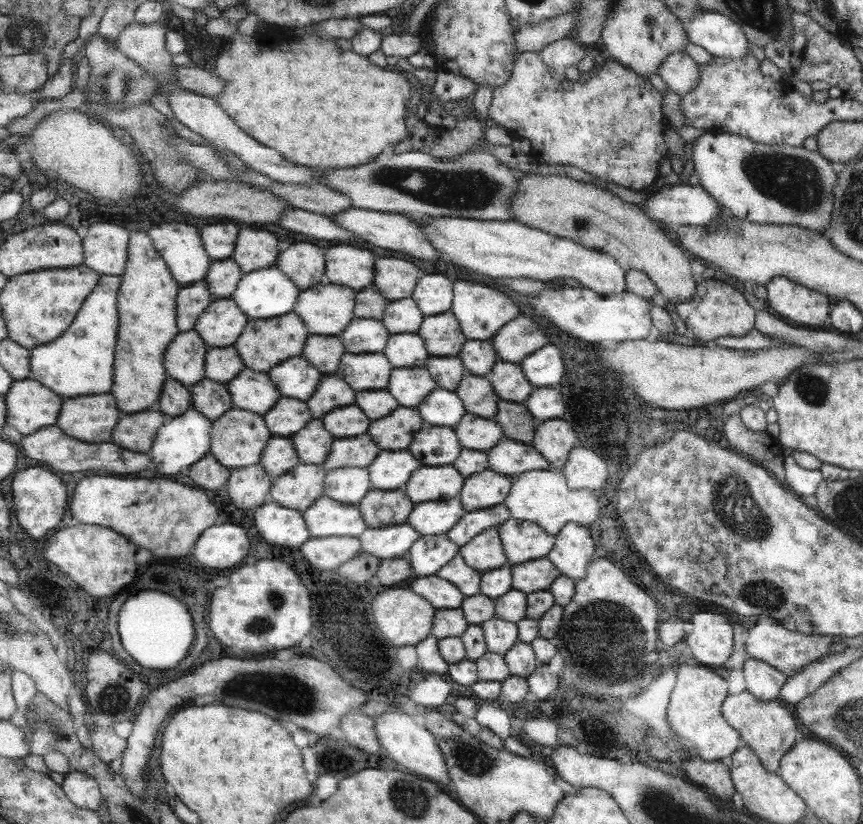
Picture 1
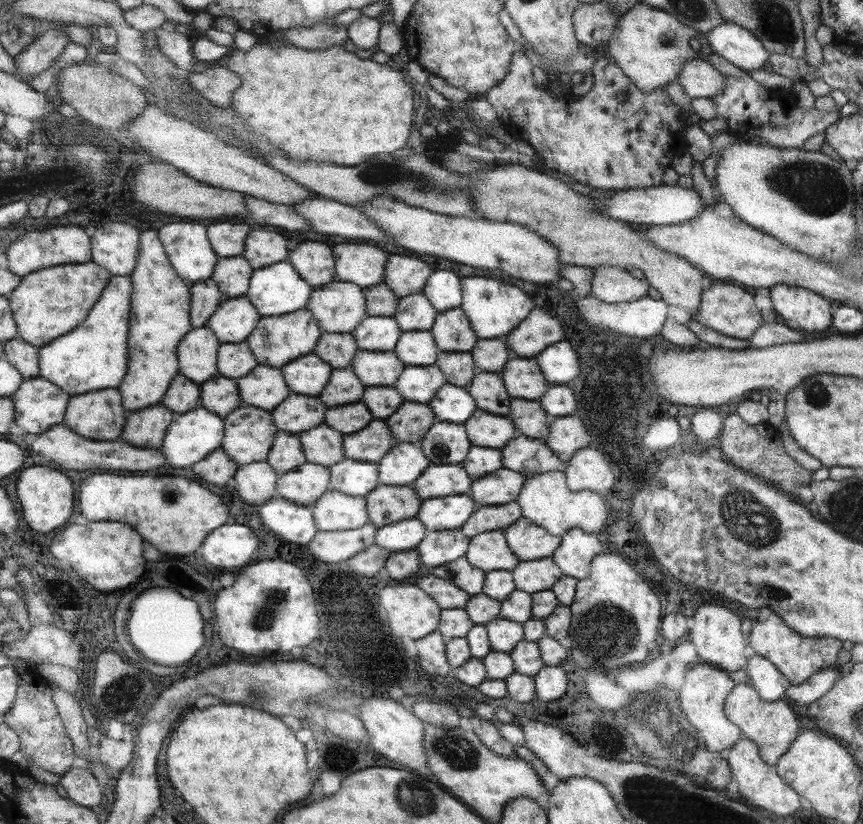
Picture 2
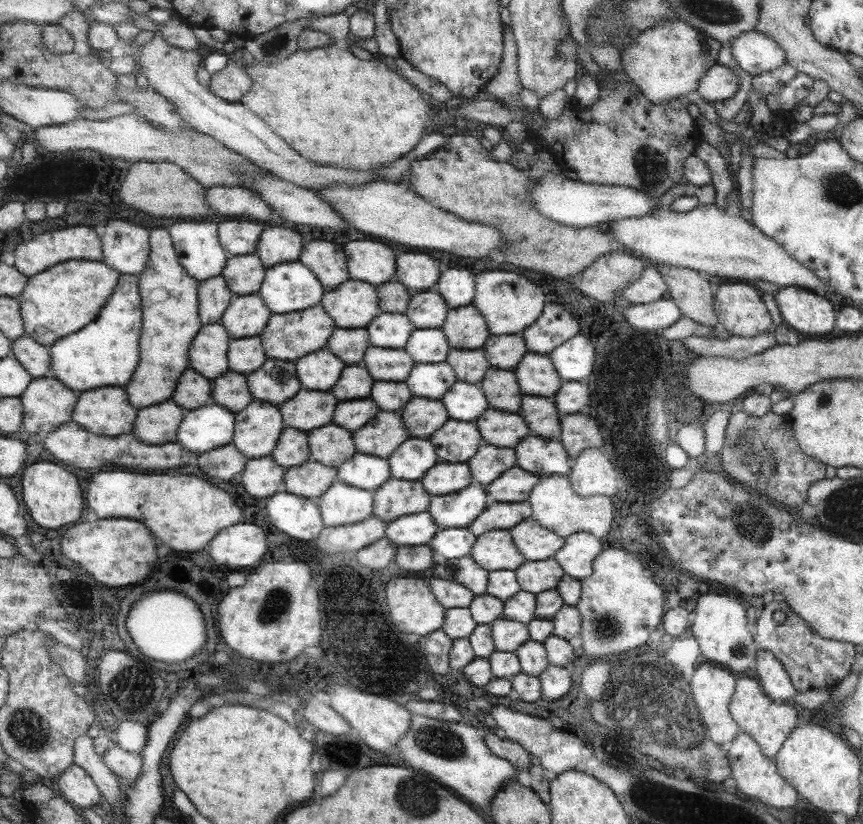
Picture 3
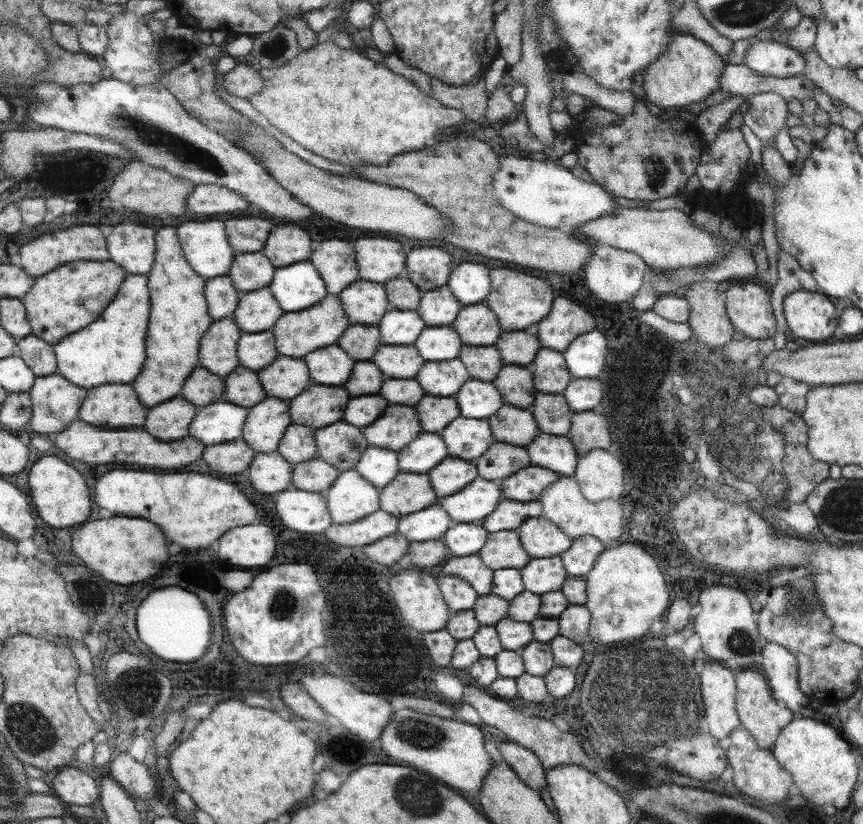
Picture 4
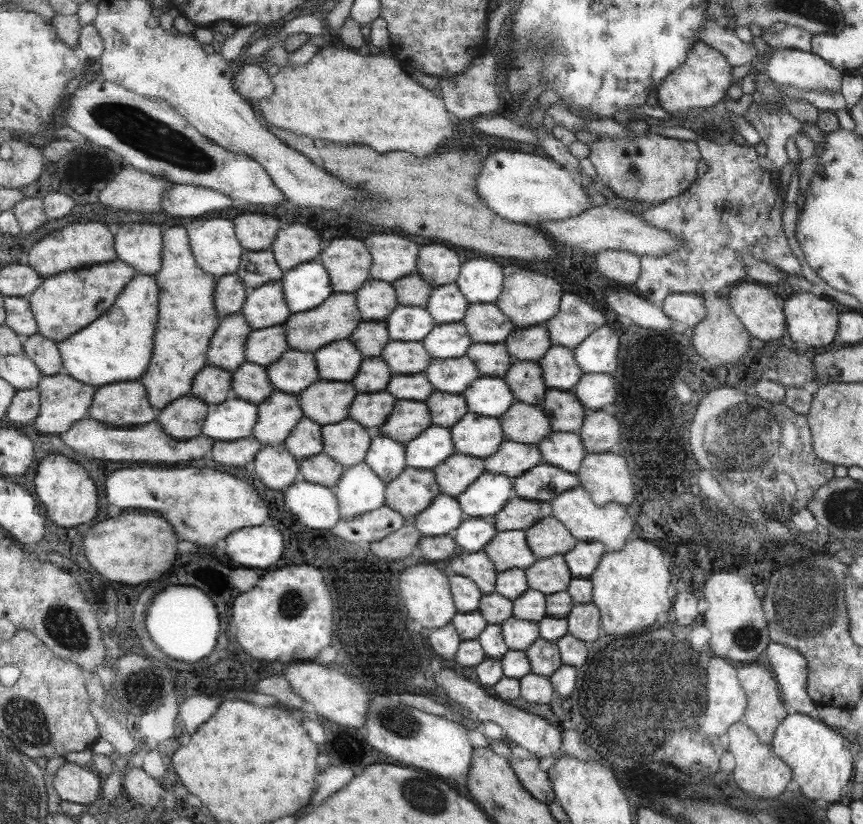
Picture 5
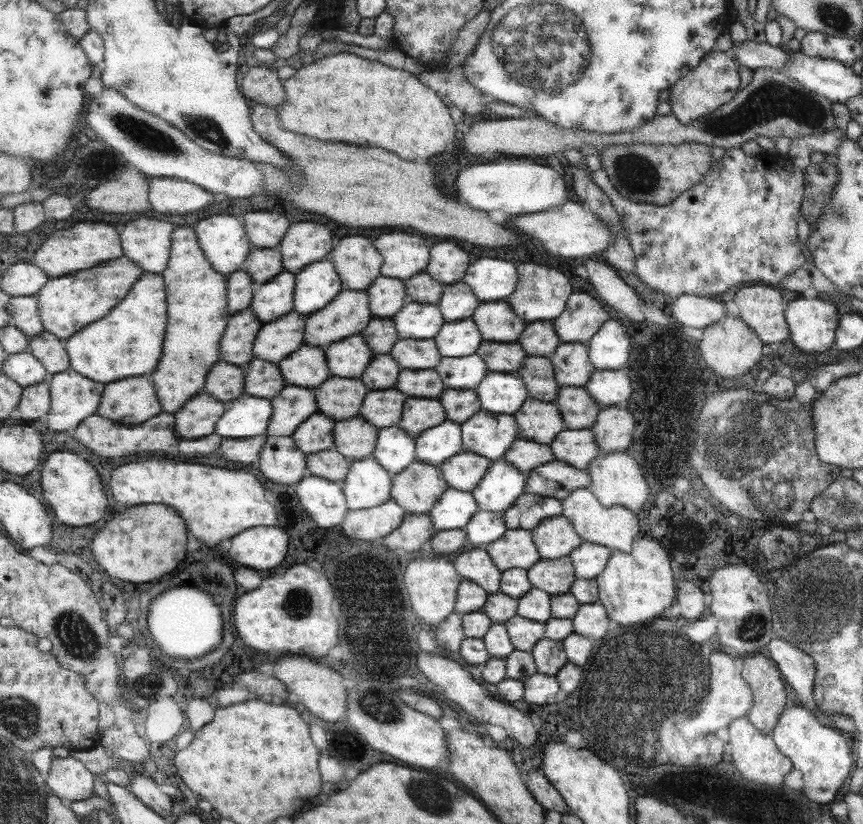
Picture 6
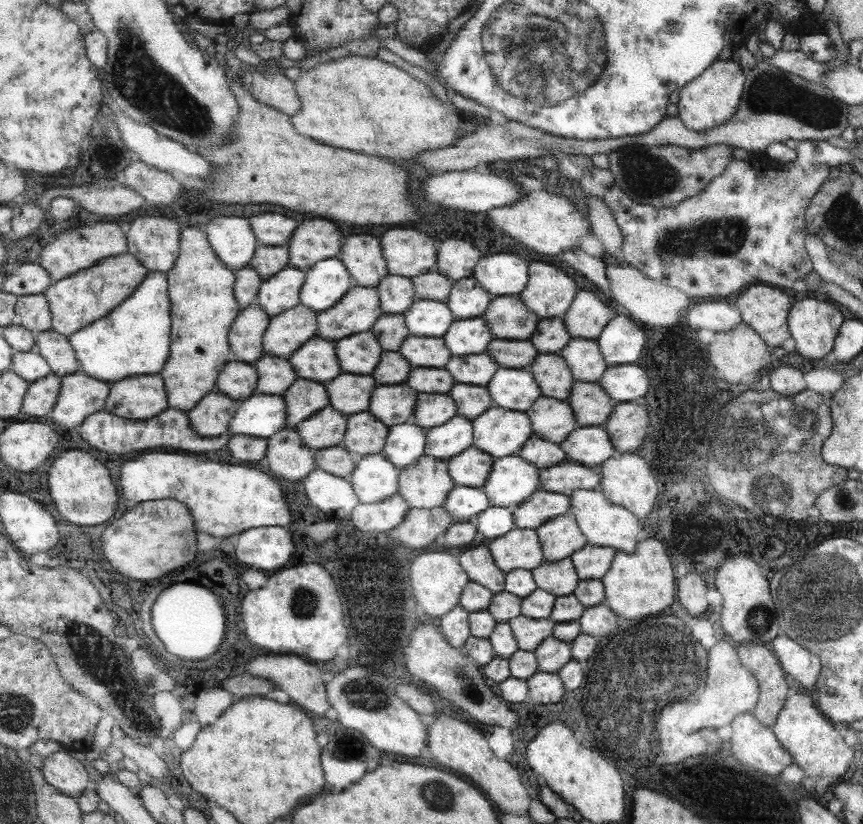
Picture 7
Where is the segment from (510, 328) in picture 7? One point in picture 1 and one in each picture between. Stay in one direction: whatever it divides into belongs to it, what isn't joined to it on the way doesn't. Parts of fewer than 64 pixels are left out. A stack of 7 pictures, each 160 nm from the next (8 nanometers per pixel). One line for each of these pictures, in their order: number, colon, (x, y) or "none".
1: (442, 334)
2: (452, 332)
3: (465, 327)
4: (477, 325)
5: (486, 323)
6: (497, 322)

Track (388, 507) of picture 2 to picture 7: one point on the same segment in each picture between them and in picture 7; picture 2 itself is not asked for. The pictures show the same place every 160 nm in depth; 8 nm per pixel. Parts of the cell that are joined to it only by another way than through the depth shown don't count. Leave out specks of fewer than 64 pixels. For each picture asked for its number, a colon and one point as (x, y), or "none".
3: (396, 498)
4: (407, 493)
5: (412, 492)
6: (416, 489)
7: (426, 484)

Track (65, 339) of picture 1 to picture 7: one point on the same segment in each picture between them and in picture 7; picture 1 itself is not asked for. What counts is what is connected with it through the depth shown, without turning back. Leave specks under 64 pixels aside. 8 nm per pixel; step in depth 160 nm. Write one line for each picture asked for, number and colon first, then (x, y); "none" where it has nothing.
2: (95, 356)
3: (106, 352)
4: (113, 350)
5: (118, 346)
6: (128, 342)
7: (135, 339)

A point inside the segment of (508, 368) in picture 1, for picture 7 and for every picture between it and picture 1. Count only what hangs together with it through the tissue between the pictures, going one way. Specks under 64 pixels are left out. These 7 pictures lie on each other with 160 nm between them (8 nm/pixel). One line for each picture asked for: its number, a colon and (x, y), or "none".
2: (523, 378)
3: (536, 374)
4: (551, 375)
5: (560, 370)
6: (572, 366)
7: (583, 356)

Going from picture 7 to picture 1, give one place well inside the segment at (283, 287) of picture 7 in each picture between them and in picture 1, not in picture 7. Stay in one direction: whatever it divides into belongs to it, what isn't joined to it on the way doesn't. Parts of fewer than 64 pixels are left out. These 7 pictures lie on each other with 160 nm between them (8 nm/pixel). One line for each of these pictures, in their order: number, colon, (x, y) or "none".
1: (222, 324)
2: (237, 319)
3: (248, 315)
4: (259, 310)
5: (266, 306)
6: (273, 300)

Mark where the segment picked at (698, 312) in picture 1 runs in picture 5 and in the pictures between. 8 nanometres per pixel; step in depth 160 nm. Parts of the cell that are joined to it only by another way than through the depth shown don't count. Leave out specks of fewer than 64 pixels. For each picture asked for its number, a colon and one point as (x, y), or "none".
2: (725, 308)
3: (740, 312)
4: (747, 305)
5: (756, 307)

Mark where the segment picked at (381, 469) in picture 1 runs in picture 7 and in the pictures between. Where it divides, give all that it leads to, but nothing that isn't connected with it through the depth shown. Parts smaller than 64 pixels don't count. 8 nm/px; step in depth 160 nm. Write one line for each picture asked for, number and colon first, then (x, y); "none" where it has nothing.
2: (405, 462)
3: (413, 458)
4: (425, 452)
5: (430, 448)
6: (435, 445)
7: (444, 441)

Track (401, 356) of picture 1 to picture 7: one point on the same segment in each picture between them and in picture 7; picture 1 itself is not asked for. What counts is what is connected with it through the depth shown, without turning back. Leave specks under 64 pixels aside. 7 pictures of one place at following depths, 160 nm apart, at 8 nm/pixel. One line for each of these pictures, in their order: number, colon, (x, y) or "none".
2: (415, 347)
3: (425, 345)
4: (437, 343)
5: (452, 340)
6: (461, 338)
7: (466, 336)

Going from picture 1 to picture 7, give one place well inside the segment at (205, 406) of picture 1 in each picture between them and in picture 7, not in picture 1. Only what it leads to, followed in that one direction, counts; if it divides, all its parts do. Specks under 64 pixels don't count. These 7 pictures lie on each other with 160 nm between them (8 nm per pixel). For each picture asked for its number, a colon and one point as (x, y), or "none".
2: (222, 395)
3: (232, 390)
4: (243, 386)
5: (251, 382)
6: (264, 379)
7: (277, 374)

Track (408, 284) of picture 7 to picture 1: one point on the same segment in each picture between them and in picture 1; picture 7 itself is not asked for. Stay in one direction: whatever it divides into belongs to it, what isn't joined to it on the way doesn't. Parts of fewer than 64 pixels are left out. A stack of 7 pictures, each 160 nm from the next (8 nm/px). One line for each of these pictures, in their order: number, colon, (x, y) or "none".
1: (328, 309)
2: (340, 307)
3: (354, 304)
4: (365, 302)
5: (377, 299)
6: (387, 296)

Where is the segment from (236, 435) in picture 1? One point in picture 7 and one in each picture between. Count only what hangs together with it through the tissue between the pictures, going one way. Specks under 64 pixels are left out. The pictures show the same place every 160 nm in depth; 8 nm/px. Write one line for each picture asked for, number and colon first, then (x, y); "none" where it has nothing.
2: (251, 432)
3: (259, 427)
4: (268, 422)
5: (282, 412)
6: (295, 404)
7: (305, 398)

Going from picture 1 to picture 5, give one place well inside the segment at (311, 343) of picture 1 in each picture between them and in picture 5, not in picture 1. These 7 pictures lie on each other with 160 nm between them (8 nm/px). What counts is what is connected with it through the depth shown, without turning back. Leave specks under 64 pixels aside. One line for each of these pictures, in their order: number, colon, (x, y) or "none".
2: (340, 349)
3: (351, 345)
4: (361, 341)
5: (371, 336)

